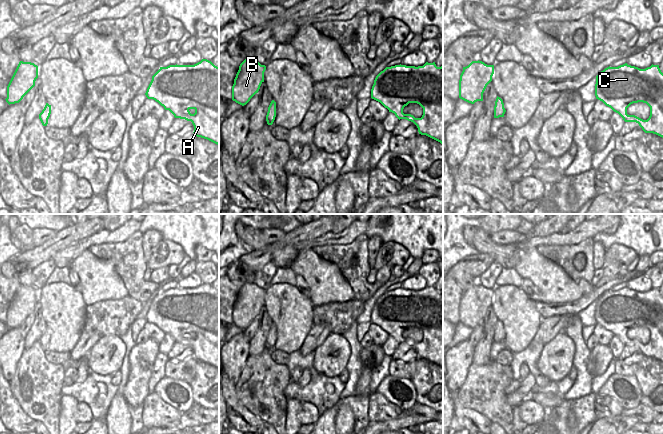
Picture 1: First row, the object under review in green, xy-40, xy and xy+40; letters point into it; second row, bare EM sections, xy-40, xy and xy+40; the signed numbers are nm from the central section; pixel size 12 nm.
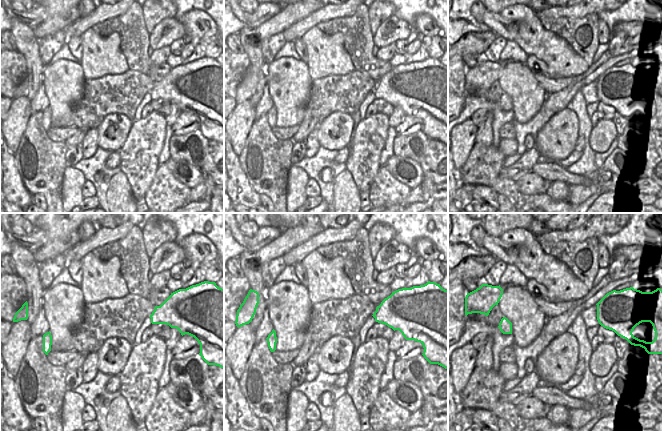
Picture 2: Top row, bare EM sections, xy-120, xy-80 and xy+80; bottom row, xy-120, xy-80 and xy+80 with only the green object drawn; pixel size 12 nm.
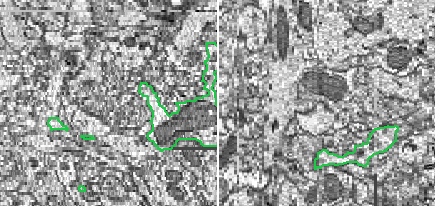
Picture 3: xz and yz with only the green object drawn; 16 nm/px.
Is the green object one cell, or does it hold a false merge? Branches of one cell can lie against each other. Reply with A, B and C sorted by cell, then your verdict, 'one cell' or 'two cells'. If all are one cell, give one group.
A B C; one cell

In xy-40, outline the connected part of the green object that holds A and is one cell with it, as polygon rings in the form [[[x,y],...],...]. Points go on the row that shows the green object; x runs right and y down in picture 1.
[[[202,59],[194,65],[160,67],[152,76],[145,95],[169,110],[175,118],[191,121],[197,137],[219,146],[219,67],[211,61]]]

